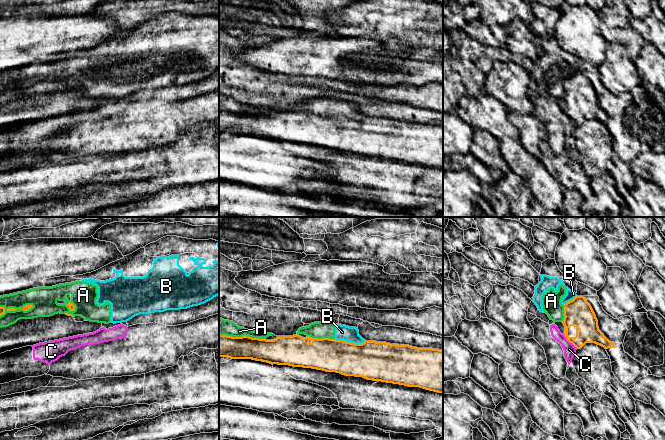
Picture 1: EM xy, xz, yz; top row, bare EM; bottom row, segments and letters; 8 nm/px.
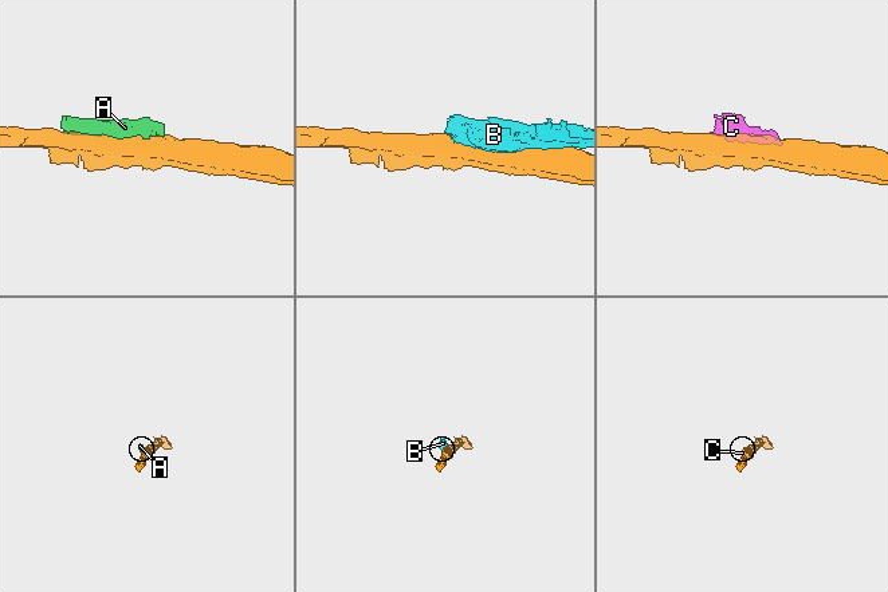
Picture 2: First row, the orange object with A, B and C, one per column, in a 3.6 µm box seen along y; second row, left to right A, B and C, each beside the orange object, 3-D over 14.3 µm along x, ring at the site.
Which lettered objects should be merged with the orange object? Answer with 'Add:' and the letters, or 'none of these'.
Add: none of these

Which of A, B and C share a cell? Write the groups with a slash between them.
A B / C

